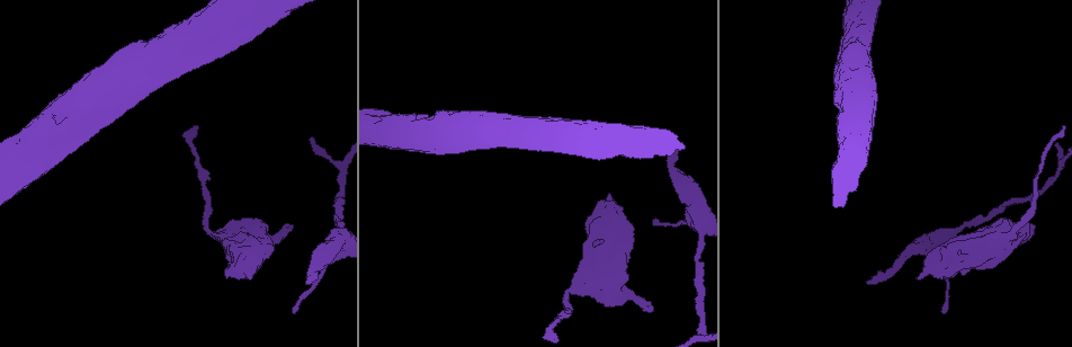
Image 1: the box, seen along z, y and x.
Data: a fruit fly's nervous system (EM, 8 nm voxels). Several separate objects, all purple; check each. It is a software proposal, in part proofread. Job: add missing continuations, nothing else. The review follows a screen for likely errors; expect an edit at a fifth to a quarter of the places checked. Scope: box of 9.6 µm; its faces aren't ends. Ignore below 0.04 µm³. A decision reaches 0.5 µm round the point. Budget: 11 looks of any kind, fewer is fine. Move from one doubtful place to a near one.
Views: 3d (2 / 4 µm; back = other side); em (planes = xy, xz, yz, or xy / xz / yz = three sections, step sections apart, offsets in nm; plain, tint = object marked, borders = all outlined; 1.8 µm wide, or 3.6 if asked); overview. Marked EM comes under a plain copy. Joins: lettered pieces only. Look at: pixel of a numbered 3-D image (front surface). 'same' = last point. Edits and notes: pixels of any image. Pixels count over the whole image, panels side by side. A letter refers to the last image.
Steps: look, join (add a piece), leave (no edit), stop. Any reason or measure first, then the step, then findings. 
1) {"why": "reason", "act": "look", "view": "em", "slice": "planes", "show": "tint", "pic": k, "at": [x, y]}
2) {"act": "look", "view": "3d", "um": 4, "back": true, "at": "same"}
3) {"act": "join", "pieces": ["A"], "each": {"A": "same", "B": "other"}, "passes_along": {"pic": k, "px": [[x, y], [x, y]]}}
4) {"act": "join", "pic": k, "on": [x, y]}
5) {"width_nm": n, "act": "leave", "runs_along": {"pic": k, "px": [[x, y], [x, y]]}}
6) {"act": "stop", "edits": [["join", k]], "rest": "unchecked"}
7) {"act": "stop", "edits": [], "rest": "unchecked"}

{"why": "free end", "act": "look", "view": "3d", "um": 2, "pic": 1, "at": [650, 309]}

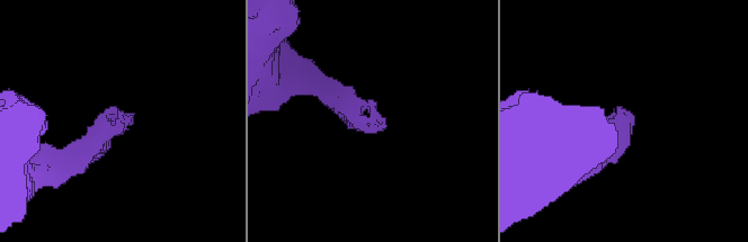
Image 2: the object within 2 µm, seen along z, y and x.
{"why": "shape alone is not enough", "act": "look", "view": "em", "slice": "planes", "show": "borders", "pic": 2, "at": [627, 111]}

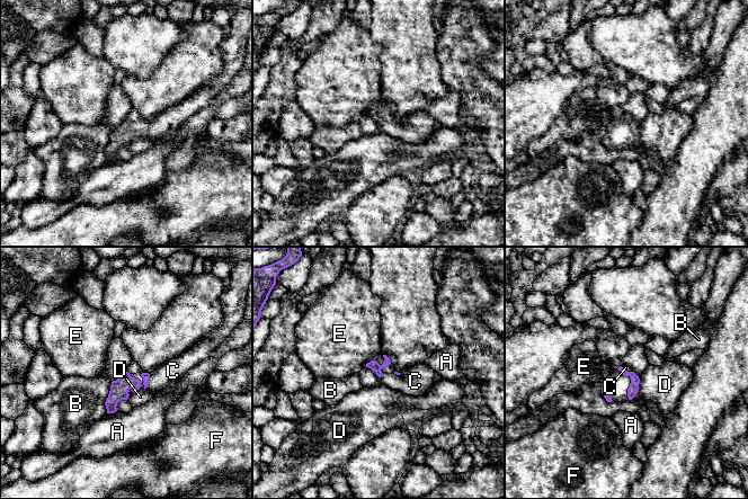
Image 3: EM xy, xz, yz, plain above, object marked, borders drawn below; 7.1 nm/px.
{"longest_contact_nm": ["B", 220], "act": "join", "pic": 3, "on": [172, 371], "each": {"A": "other", "B": "other", "C": "same", "D": "other", "E": "other", "F": "other"}, "found": "it goes on there"}

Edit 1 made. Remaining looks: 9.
{"act": "look", "view": "overview"}

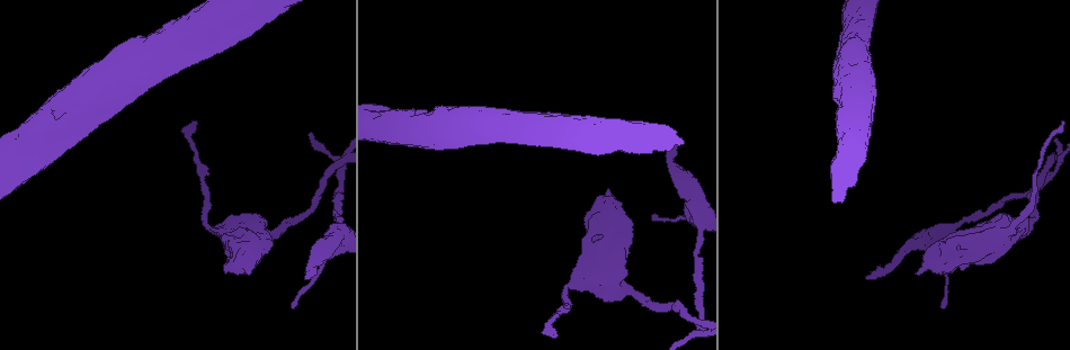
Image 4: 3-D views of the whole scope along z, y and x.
{"why": "end of a long branch", "act": "look", "view": "em", "slice": "planes", "show": "borders", "pic": 4, "at": [306, 277]}

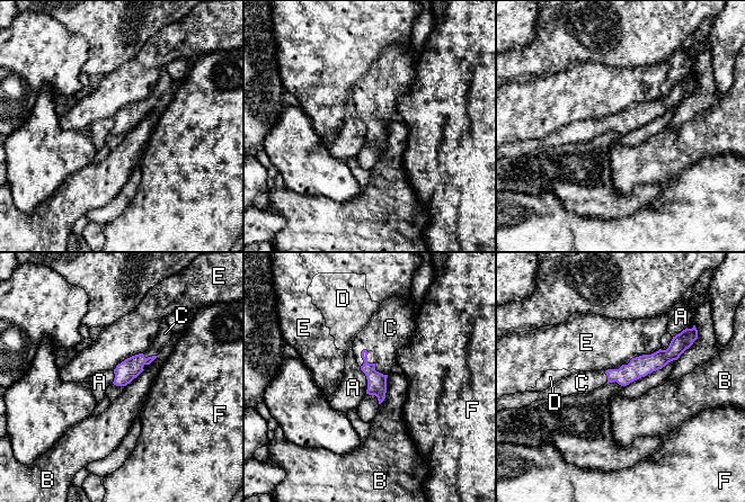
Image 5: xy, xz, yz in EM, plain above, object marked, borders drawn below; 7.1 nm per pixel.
{"width_nm": 140, "act": "join", "pic": 5, "on": [387, 332], "each": {"A": "other", "B": "other", "C": "same", "D": "other", "E": "other", "F": "other"}, "passes_along": {"pic": 5, "px": [[377, 383], [372, 364], [387, 332]]}, "found": "the cell continues"}

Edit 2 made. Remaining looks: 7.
{"act": "look", "view": "3d", "um": 4, "back": true, "pic": 4, "at": [938, 257]}

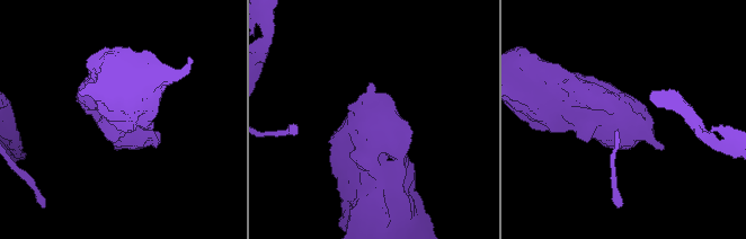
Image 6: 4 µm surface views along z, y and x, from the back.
{"why": "shape alone is not enough", "act": "look", "view": "em", "um": 3.6, "slice": "planes", "show": "borders", "pic": 6, "at": [372, 122]}

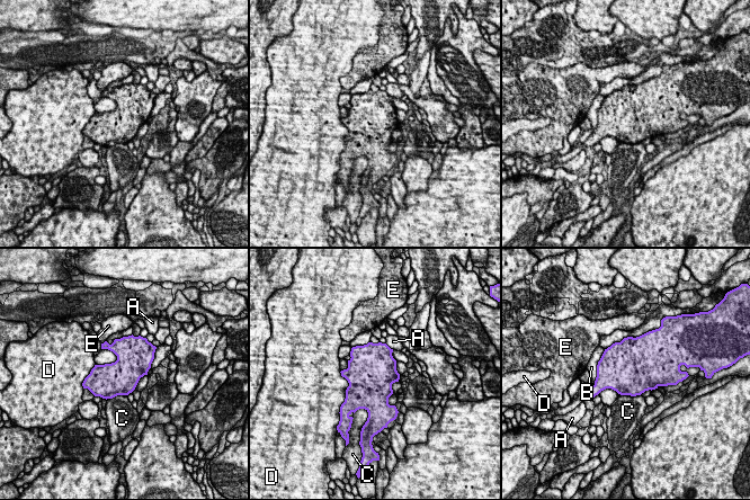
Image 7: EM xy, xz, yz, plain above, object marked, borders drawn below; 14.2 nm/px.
{"width_nm": 500, "act": "leave", "each": {"A": "other", "B": "other", "C": "other", "D": "other", "E": "other"}, "border": {"pic": 7, "px": [[605, 349], [592, 385]]}, "found": "no lettered piece goes on from it"}

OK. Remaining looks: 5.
{"act": "stop", "edits": [["join", 3], ["join", 5]], "rest": "unchecked"}

